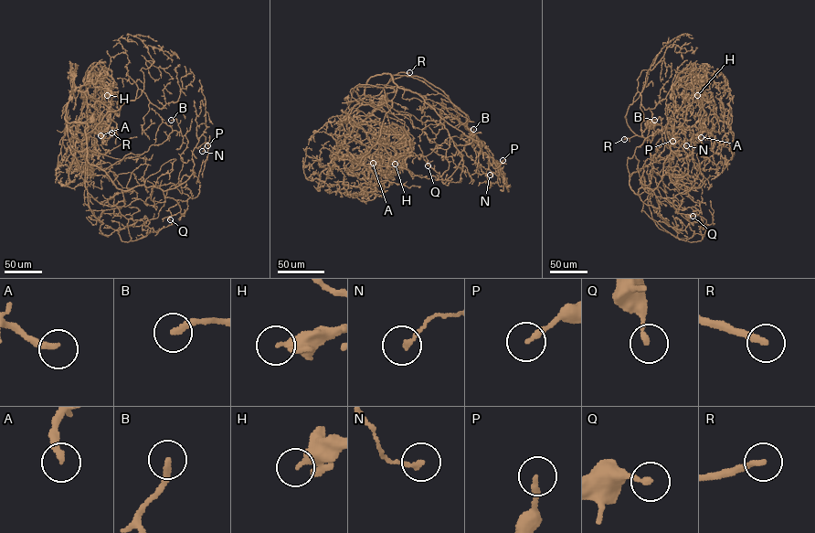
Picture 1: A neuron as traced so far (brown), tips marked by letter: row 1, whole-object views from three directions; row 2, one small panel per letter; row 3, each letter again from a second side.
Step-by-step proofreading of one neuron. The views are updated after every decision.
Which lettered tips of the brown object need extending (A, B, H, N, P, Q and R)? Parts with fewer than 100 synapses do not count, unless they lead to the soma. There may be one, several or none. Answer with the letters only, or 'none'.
R

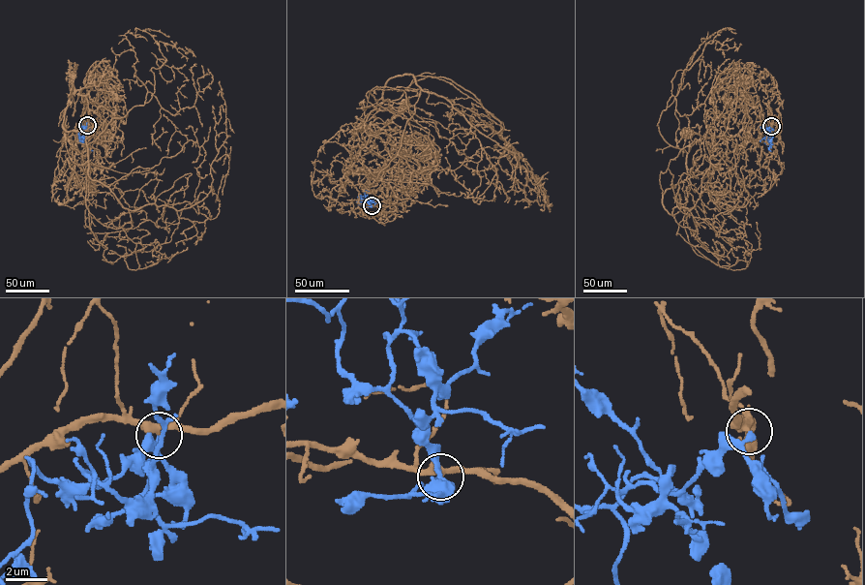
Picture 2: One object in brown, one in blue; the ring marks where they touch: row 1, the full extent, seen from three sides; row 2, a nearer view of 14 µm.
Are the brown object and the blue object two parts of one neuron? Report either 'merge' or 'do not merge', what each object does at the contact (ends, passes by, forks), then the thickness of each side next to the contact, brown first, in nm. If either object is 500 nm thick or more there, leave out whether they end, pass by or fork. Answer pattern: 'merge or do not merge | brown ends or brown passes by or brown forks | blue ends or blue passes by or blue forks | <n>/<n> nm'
do not merge | brown passes by | blue passes by | 340/150 nm

